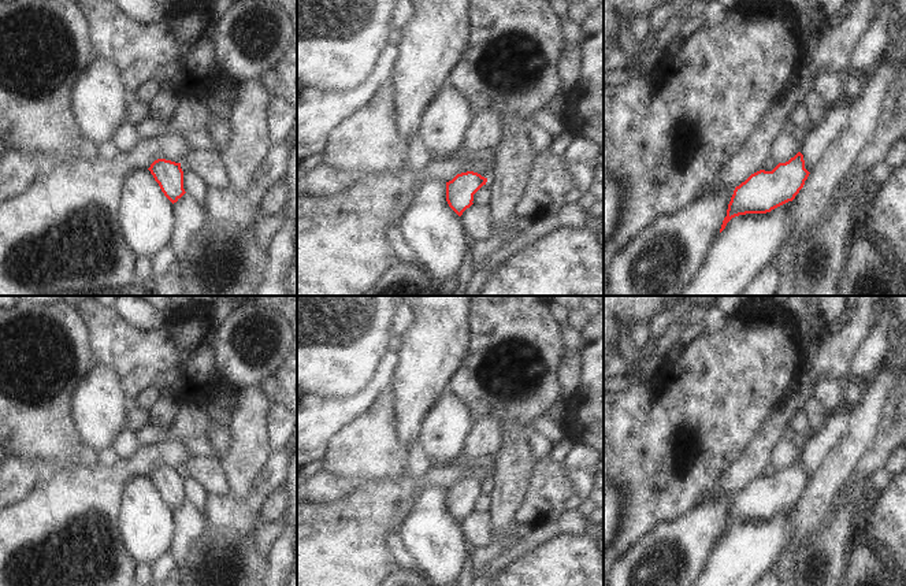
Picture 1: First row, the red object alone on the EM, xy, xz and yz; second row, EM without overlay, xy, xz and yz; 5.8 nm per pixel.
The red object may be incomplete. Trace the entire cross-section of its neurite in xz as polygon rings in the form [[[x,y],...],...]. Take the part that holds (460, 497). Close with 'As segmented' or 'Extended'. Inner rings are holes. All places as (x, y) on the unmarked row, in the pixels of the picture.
[[[474,478],[457,481],[452,487],[446,489],[446,508],[449,513],[461,523],[474,511],[474,501],[486,489],[487,485]]]. As segmented

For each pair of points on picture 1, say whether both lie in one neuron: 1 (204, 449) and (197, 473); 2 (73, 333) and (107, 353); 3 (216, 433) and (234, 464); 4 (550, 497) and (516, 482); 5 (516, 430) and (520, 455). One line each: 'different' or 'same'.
1: different
2: different
3: different
4: different
5: same

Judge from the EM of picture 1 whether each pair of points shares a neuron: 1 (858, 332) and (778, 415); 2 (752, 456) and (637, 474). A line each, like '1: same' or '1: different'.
1: same
2: different

